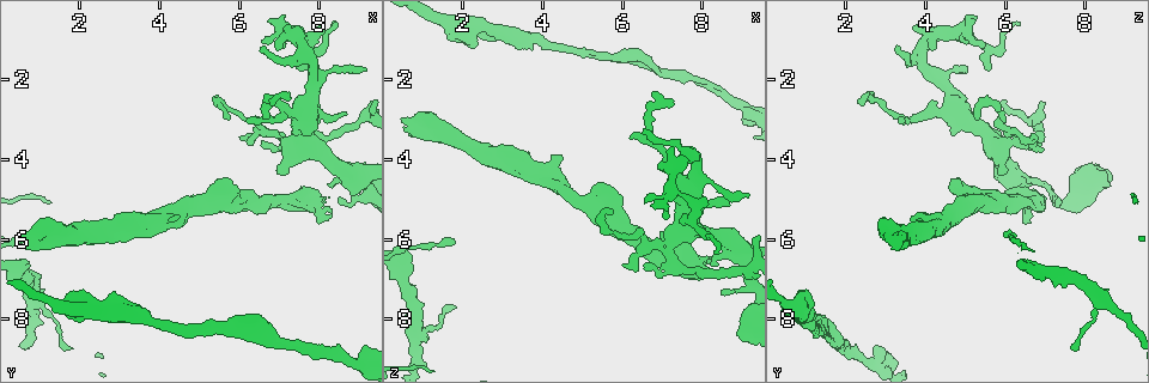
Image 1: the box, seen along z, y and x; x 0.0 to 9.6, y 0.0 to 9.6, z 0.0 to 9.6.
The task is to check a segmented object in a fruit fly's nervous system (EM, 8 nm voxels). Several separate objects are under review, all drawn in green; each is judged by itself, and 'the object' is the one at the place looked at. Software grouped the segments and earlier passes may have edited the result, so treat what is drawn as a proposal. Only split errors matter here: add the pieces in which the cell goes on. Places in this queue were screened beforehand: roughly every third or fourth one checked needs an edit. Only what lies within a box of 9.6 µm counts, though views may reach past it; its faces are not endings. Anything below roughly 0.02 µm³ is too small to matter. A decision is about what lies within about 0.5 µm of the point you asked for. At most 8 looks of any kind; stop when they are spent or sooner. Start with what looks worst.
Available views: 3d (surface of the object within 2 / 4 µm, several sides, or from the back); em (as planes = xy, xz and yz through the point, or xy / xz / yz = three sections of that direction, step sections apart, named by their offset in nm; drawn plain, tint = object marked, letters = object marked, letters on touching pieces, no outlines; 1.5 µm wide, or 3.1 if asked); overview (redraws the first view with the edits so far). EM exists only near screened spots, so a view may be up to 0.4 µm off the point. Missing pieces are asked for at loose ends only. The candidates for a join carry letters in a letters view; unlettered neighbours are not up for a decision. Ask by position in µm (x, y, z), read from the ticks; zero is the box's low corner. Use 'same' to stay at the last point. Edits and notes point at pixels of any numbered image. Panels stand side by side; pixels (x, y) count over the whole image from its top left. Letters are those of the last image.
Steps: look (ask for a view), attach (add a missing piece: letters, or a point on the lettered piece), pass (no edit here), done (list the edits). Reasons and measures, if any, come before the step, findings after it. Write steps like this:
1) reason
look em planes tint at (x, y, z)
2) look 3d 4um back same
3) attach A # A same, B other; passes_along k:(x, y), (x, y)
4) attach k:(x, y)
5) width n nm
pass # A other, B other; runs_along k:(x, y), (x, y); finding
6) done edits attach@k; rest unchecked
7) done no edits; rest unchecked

free end
look 3d 2um at (8.30, 5.30, 6.55)

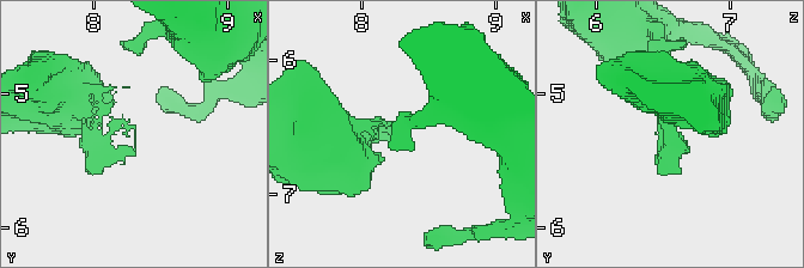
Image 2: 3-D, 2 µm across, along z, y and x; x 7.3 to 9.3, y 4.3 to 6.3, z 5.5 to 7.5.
now the EM
look em planes plain same

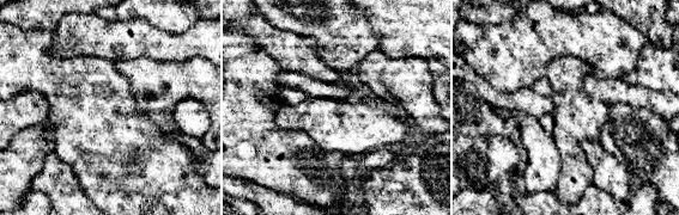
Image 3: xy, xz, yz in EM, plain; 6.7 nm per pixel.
see the neighbours
look em planes letters same

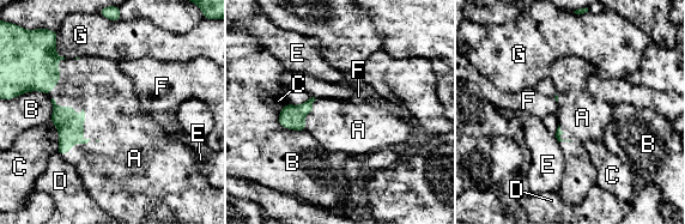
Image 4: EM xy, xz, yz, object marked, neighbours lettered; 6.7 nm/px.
attach A # A same, B other, C other, D other, E other, F other, G other; passes_along 4:(70, 127), (84, 121), (113, 113); it goes on there

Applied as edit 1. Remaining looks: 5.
look overview

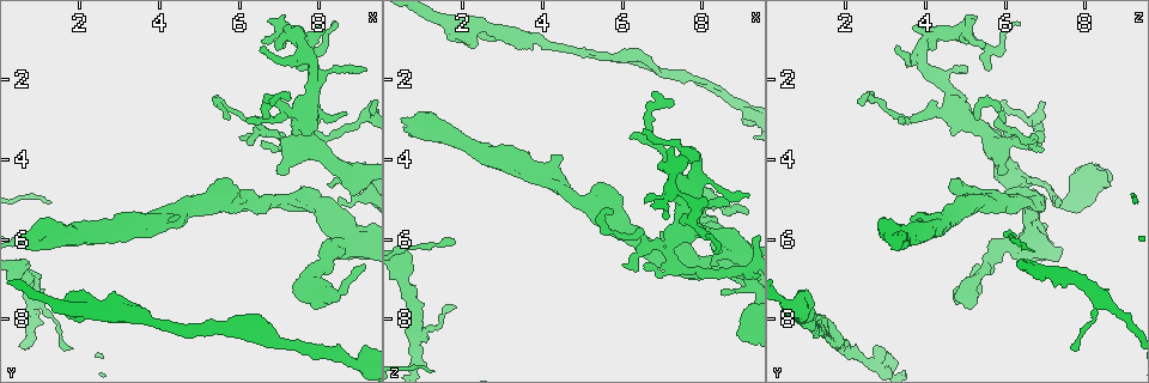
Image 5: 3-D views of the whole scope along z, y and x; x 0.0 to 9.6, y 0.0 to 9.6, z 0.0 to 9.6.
thin end
look 3d 2um at (6.50, 1.20, 3.30)

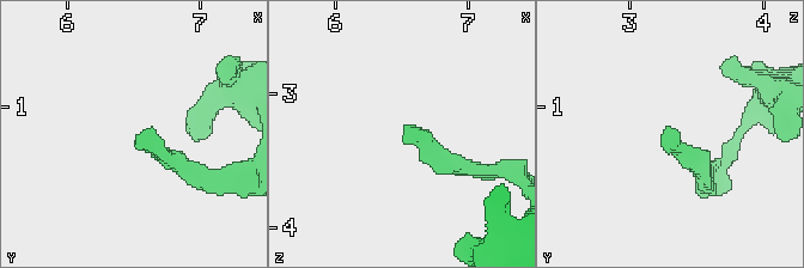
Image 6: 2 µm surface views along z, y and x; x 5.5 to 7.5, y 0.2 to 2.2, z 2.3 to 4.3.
shape alone is not enough
look em planes letters at (6.50, 1.22, 3.28)

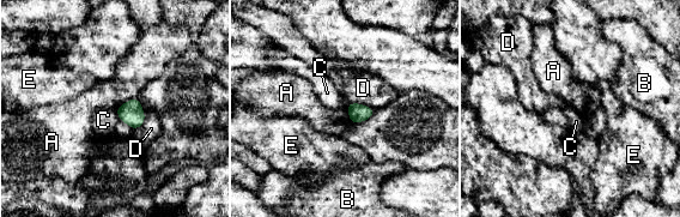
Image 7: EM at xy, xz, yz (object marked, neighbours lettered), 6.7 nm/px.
width 120 nm; longest_contact D 180 nm
pass # A other, B other, C other, D other, E other; no lettered piece goes on from it

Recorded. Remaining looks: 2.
look 3d 4um at (1.80, 8.80, 7.75)

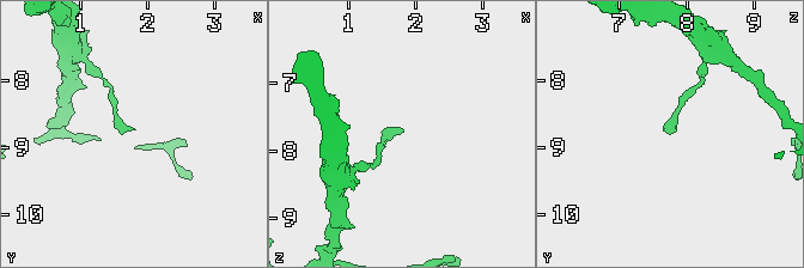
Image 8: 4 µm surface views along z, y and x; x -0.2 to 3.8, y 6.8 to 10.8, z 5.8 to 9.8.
now the EM
look em xy step 8 letters at (1.80, 8.75, 7.70)

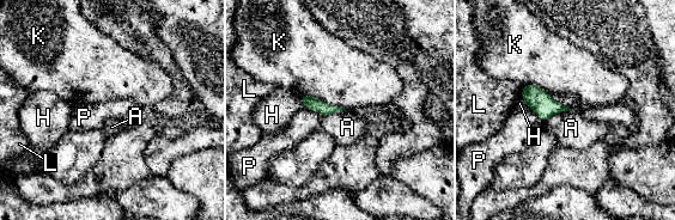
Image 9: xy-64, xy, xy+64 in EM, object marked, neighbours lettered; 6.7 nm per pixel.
pass # A other, H other, K other, L other, P other; border 9:(571, 109), (555, 112), (543, 122); no lettered piece goes on from it

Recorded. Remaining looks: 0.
done edits attach@4; rest unchecked

